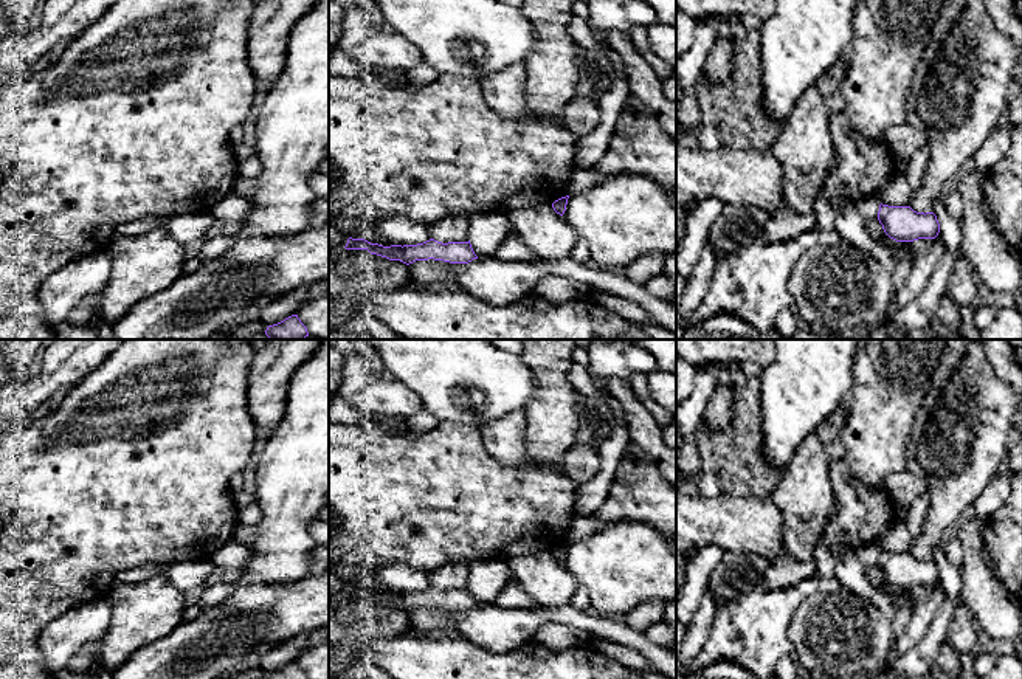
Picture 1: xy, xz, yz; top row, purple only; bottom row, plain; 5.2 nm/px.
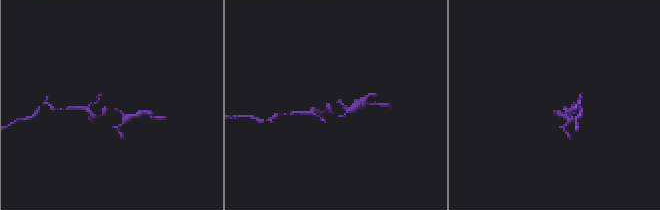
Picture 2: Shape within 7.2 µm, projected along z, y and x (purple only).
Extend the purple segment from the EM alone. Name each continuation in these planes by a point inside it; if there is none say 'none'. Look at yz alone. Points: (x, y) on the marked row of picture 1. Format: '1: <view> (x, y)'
none

